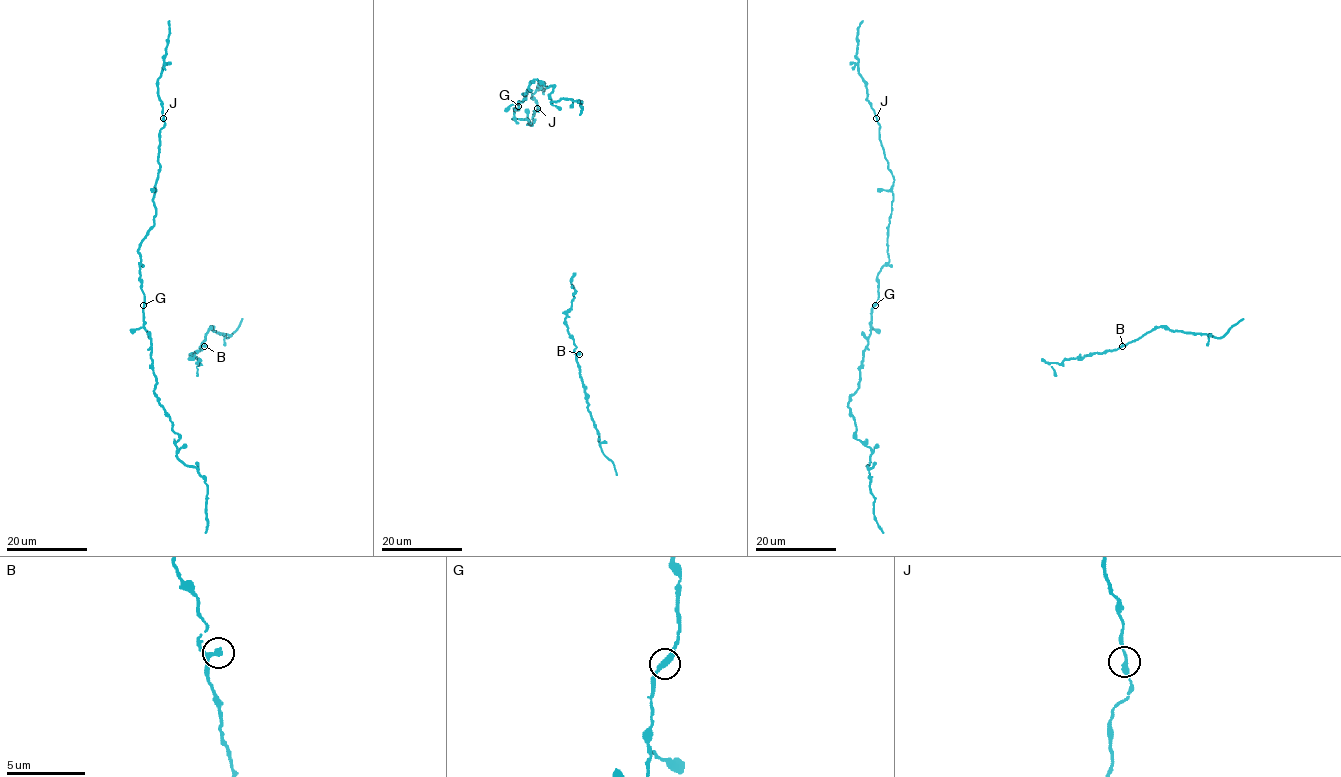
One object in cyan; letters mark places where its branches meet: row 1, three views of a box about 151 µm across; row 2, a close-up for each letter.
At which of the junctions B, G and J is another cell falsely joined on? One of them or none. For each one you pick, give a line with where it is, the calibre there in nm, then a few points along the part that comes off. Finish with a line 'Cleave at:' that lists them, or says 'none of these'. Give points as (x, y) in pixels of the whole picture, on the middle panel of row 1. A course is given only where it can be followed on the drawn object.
Cleave at: none of these

